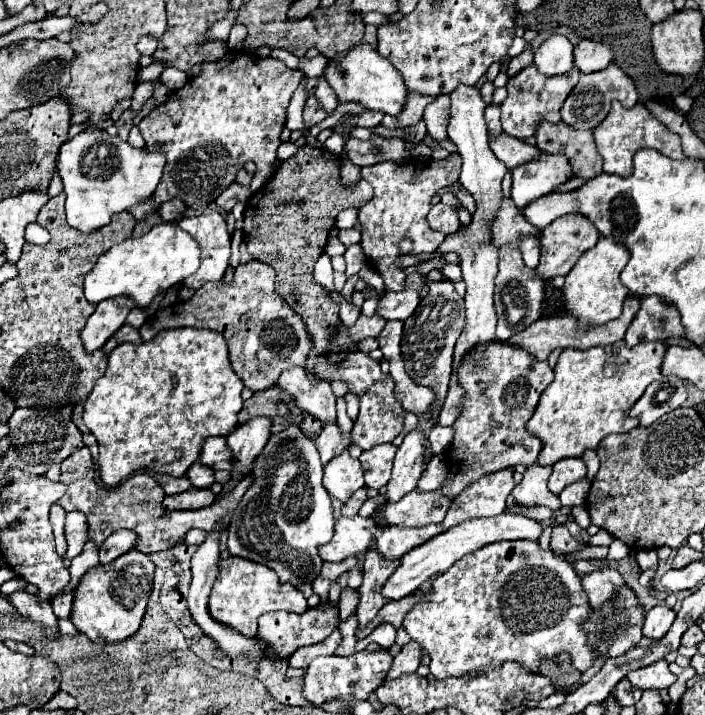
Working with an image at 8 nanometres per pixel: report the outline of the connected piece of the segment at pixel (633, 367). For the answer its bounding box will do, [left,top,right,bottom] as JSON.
[527,342,665,466]

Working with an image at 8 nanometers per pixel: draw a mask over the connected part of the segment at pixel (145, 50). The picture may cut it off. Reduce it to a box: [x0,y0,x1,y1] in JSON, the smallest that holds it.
[137,35,158,54]

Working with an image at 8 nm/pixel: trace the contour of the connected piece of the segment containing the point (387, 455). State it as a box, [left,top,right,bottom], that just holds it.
[359,444,397,488]

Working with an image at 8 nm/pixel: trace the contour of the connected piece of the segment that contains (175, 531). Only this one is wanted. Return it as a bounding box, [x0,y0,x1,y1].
[57,448,251,554]

